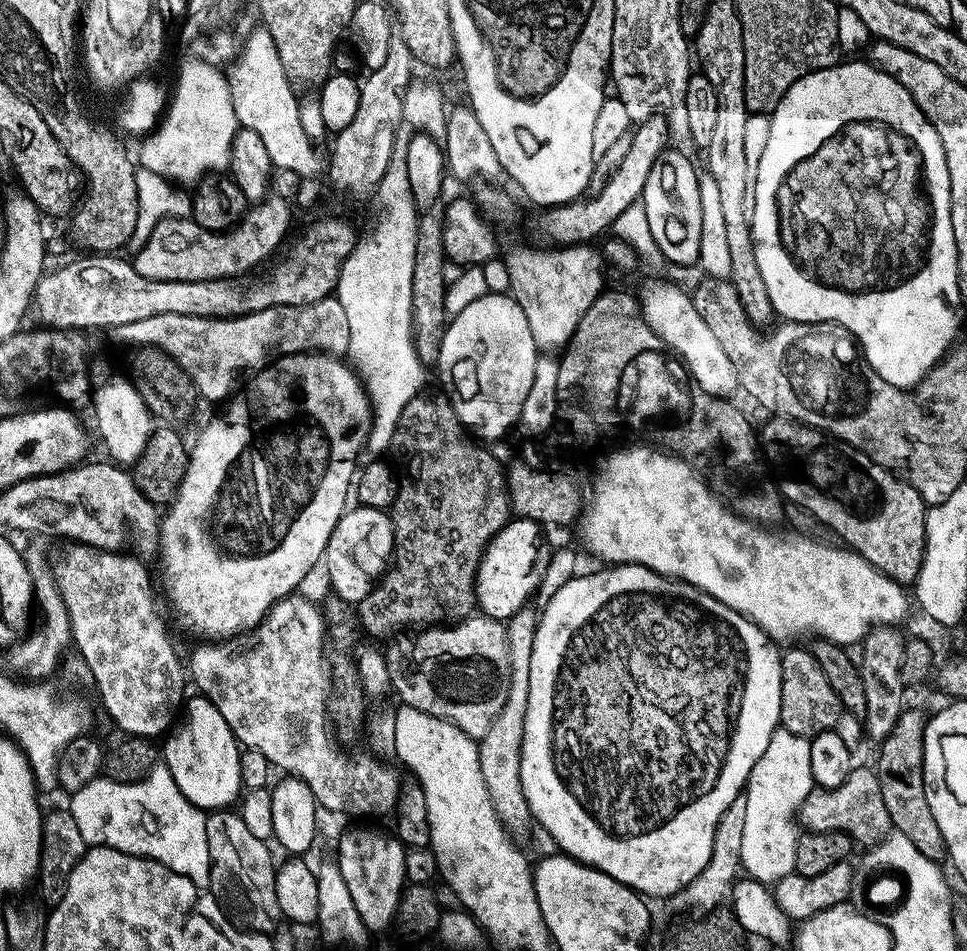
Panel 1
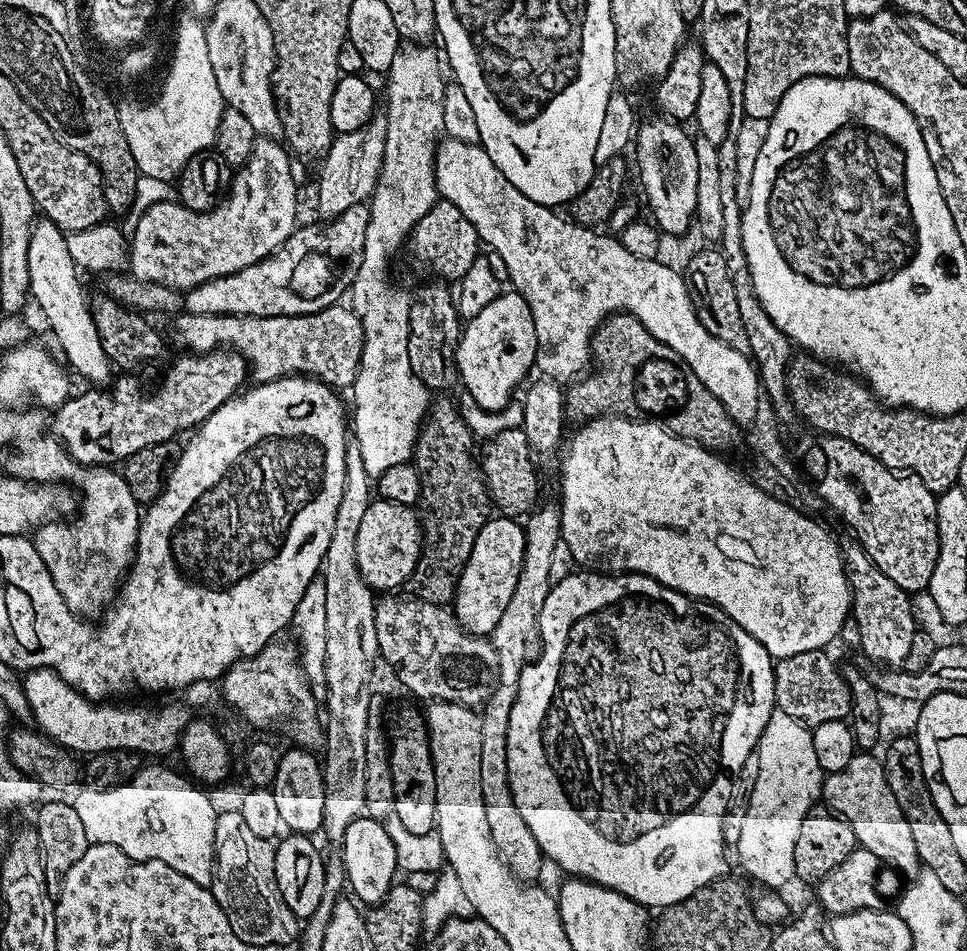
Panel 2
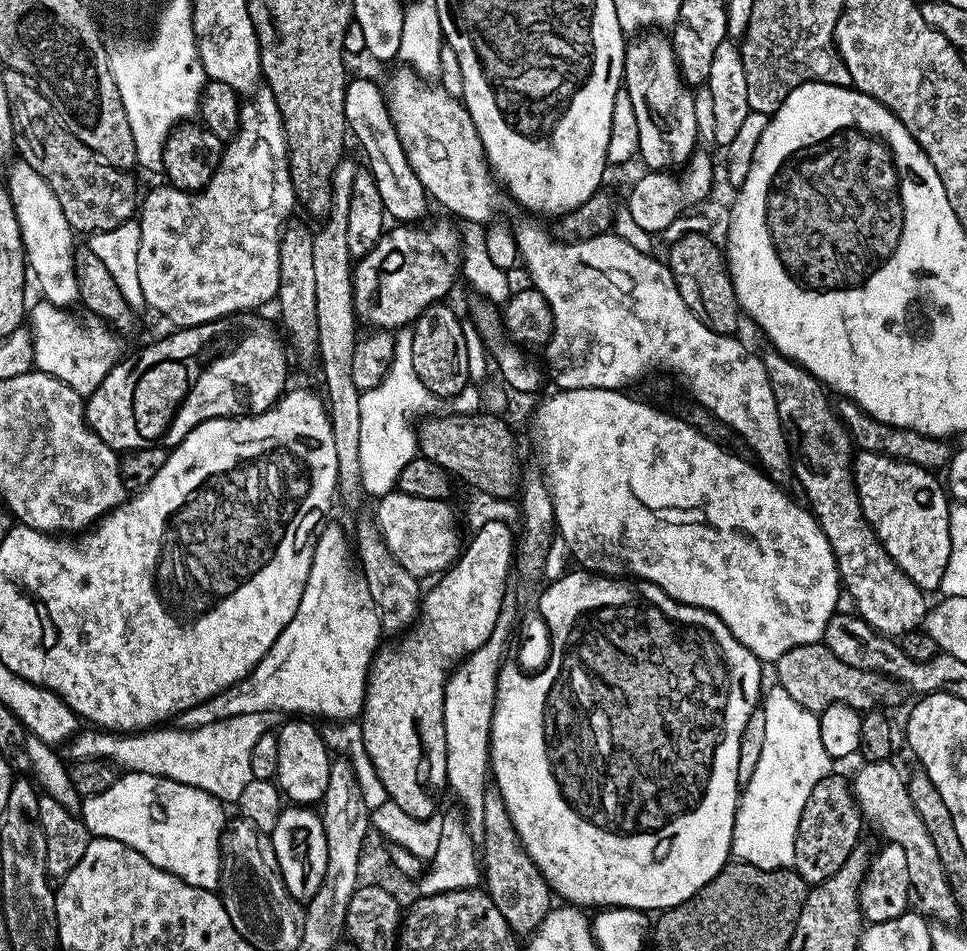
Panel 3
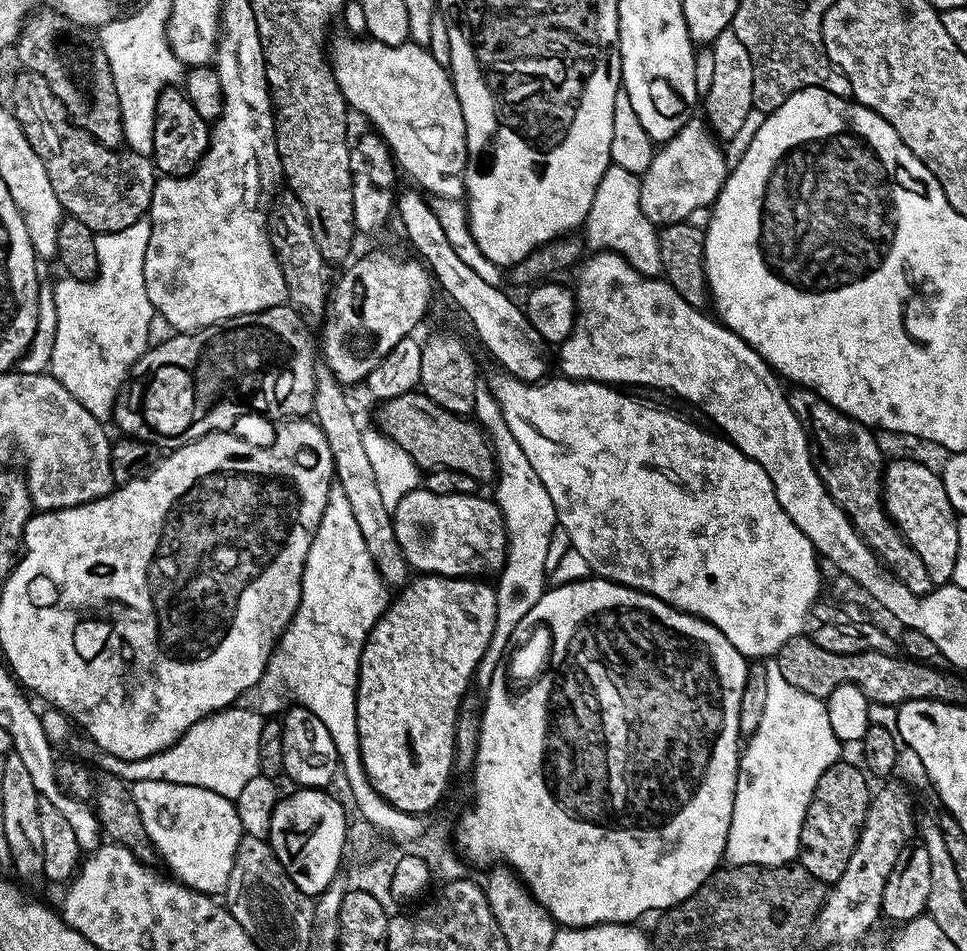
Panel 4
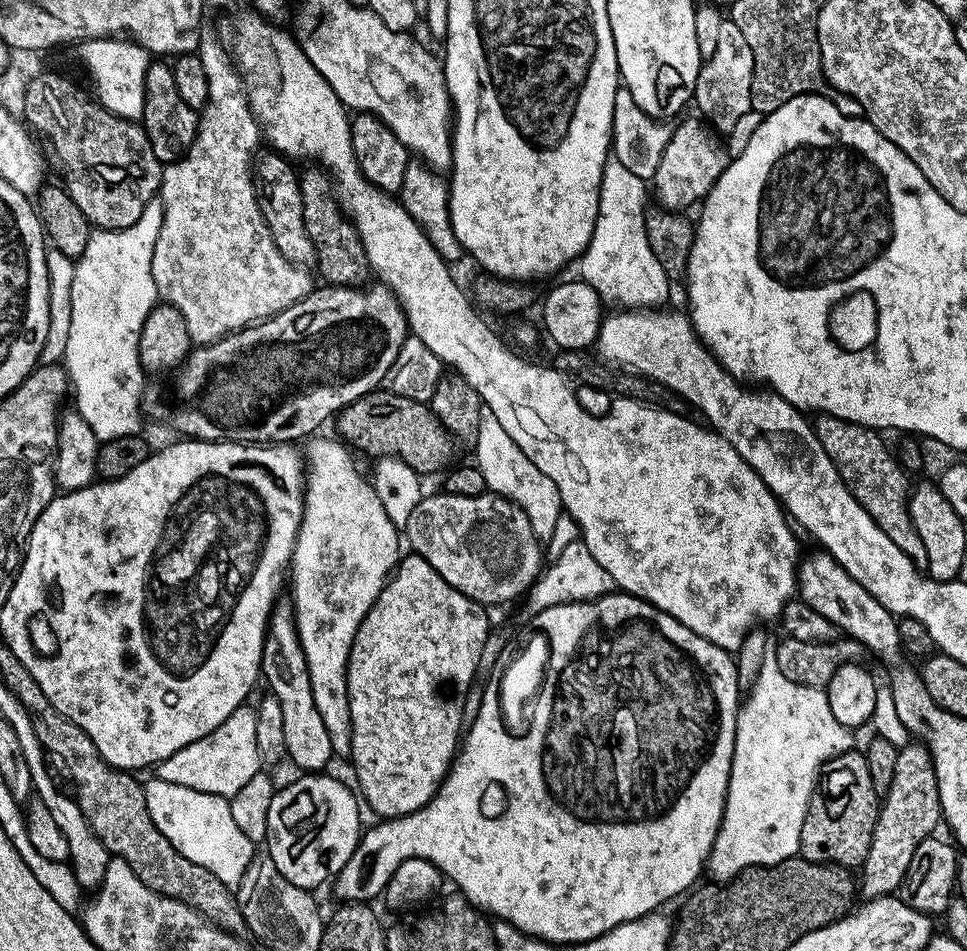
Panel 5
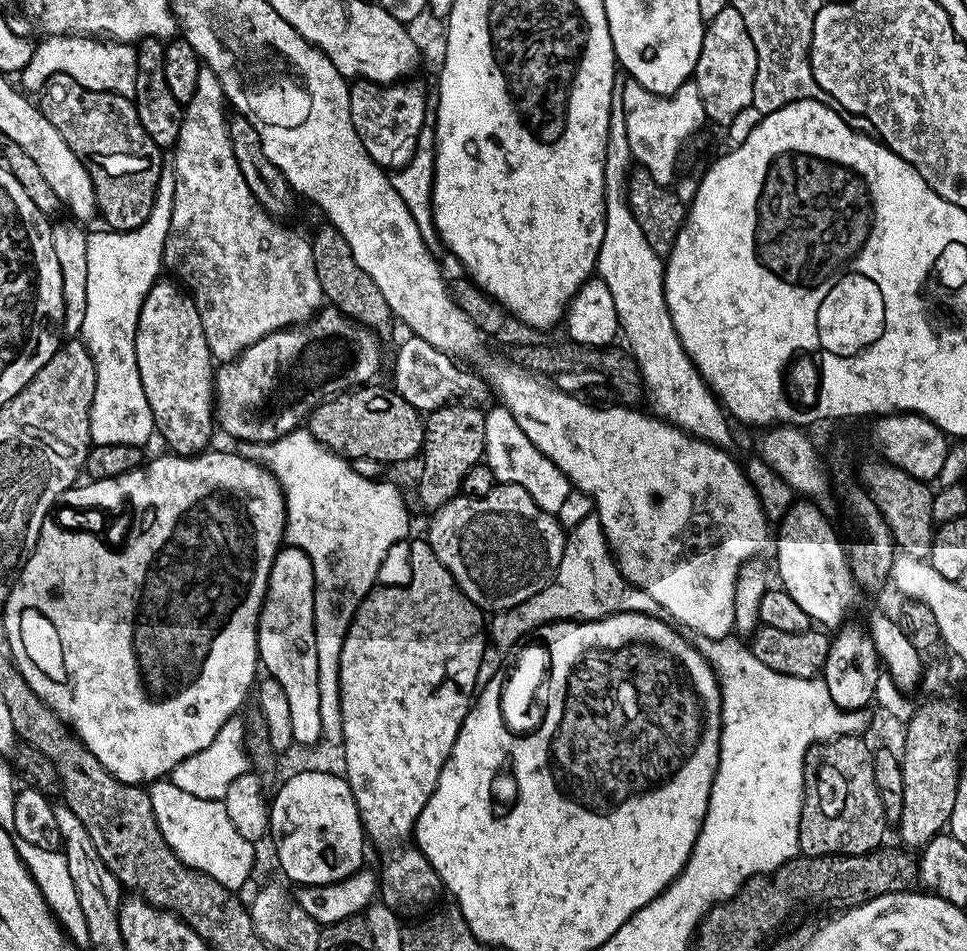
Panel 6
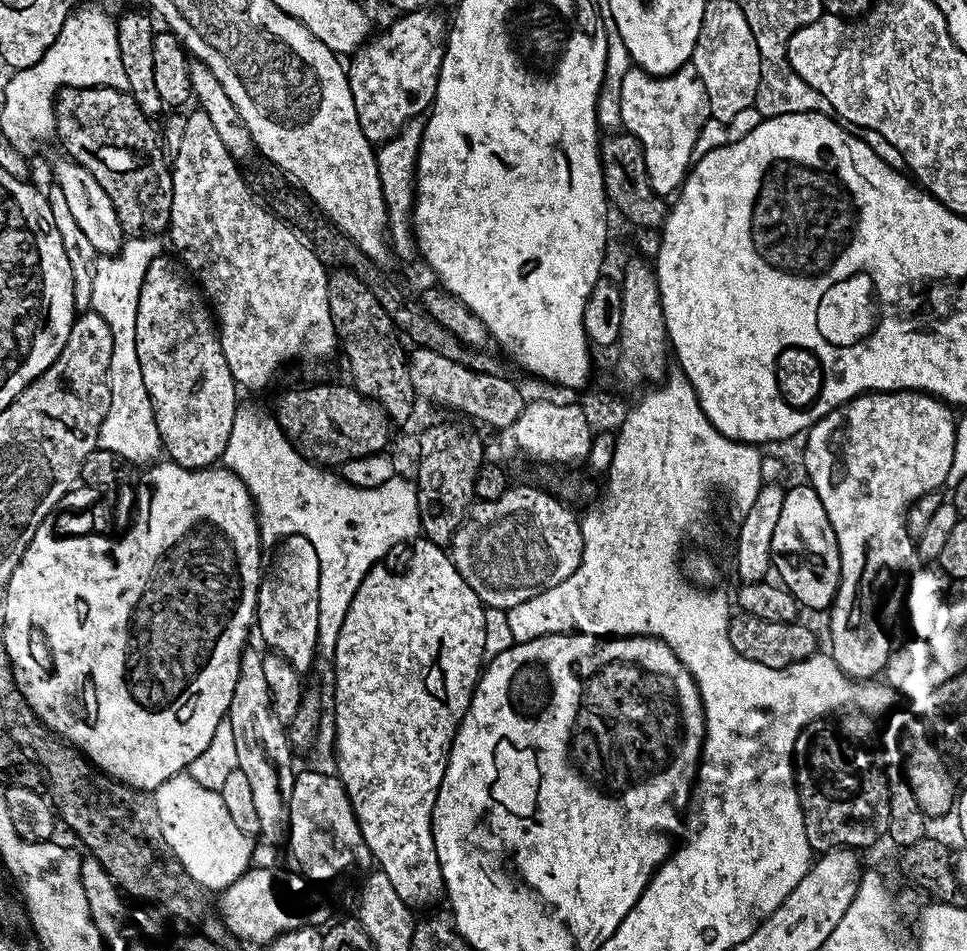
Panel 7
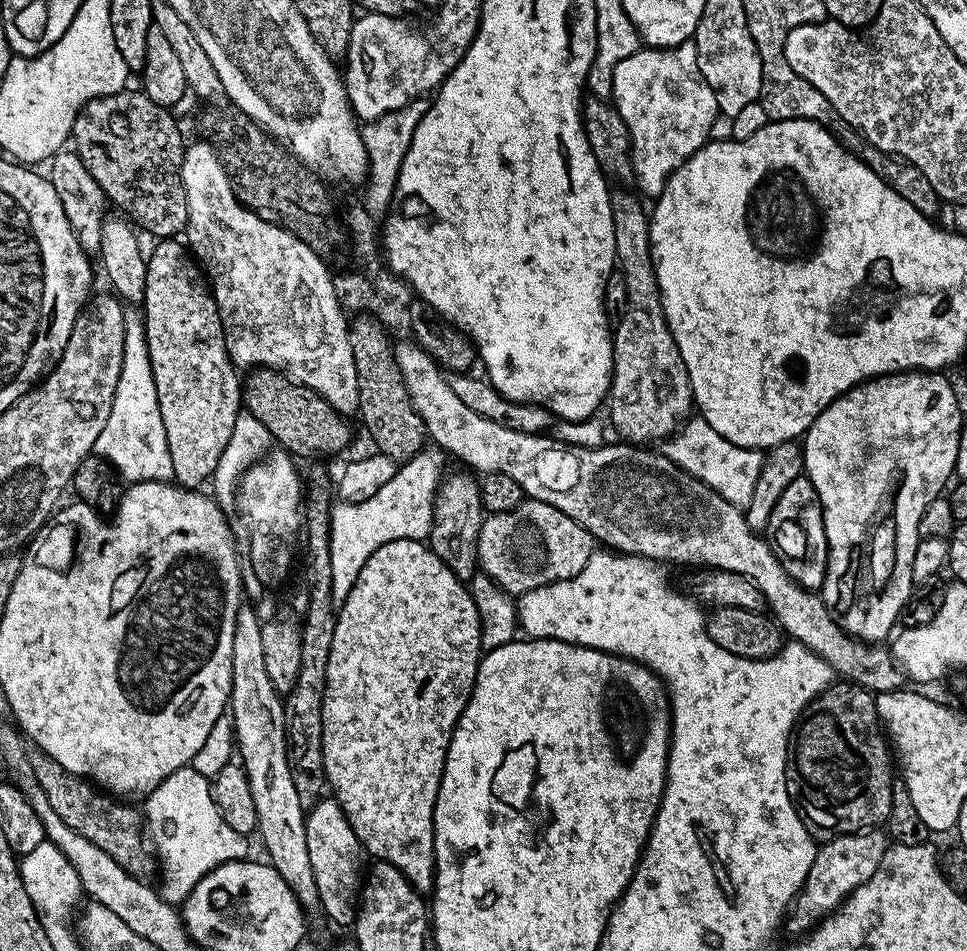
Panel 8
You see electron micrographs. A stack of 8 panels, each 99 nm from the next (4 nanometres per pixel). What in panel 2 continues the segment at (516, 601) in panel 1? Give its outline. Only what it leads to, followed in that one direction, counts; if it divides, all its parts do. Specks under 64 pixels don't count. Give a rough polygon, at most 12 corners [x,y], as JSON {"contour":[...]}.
{"contour":[[493,515],[462,570],[454,615],[491,637],[518,586],[524,530]]}

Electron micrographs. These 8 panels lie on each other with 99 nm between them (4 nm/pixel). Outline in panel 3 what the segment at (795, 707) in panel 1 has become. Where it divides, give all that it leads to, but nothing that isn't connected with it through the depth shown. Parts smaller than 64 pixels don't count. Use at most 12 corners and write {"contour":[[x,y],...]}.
{"contour":[[823,642],[774,662],[775,683],[821,713],[892,710],[905,685],[846,666]]}

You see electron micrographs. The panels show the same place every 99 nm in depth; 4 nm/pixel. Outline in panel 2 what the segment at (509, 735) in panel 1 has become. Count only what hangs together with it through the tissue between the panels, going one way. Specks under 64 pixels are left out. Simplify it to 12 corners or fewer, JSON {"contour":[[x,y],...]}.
{"contour":[[560,505],[523,521],[518,586],[491,634],[498,682],[482,705],[482,806],[521,882],[546,865],[510,790],[506,738],[530,659]]}

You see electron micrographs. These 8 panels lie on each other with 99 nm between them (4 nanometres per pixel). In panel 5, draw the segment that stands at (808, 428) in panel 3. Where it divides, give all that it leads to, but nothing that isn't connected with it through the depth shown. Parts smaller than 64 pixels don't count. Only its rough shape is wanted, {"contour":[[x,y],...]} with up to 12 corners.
{"contour":[[817,415],[816,437],[878,530],[927,569],[909,473],[879,431]]}

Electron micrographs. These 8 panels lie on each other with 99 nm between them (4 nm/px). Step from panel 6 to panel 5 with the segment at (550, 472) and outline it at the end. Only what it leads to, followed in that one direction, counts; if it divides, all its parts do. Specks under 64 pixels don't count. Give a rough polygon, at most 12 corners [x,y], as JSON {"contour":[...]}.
{"contour":[[481,405],[475,467],[512,500],[541,543],[563,515],[558,488],[489,407]]}

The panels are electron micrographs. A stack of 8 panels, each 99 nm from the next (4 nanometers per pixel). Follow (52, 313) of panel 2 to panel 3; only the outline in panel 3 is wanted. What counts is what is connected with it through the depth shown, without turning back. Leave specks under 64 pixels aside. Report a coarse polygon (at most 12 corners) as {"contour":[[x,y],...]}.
{"contour":[[19,158],[6,187],[27,271],[45,301],[80,299],[74,231],[41,173]]}

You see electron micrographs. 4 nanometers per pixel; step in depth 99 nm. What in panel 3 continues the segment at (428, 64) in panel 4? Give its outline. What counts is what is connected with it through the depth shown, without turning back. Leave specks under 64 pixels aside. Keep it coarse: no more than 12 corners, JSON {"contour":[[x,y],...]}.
{"contour":[[400,70],[390,118],[427,195],[491,225],[505,193],[457,97]]}

